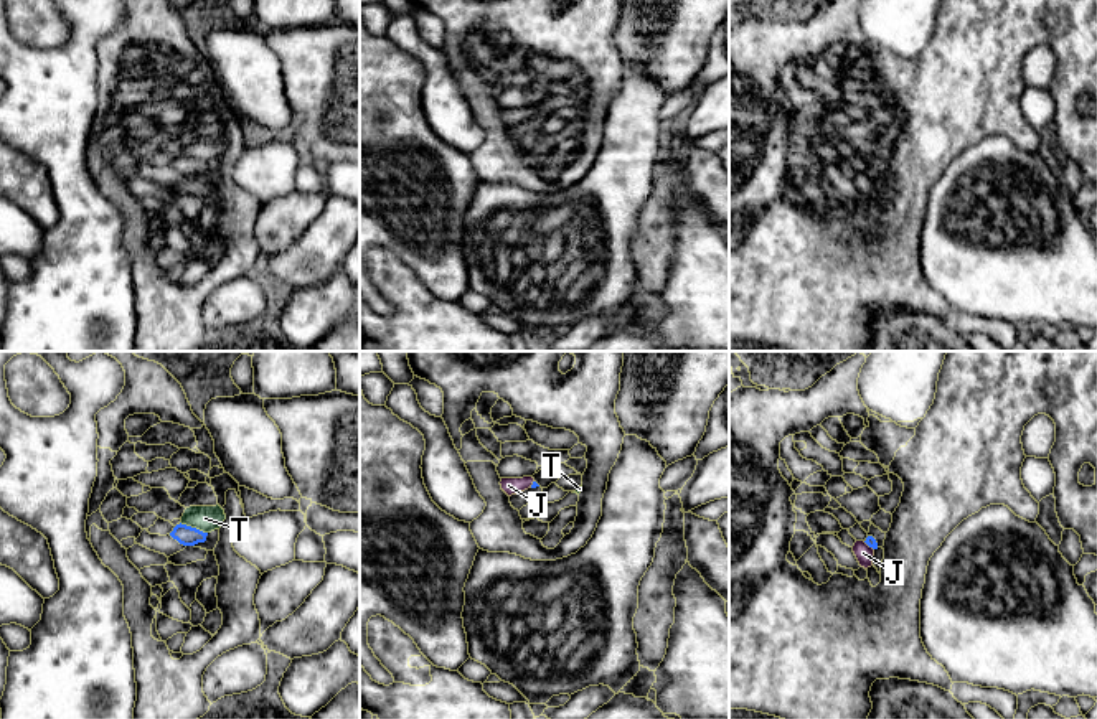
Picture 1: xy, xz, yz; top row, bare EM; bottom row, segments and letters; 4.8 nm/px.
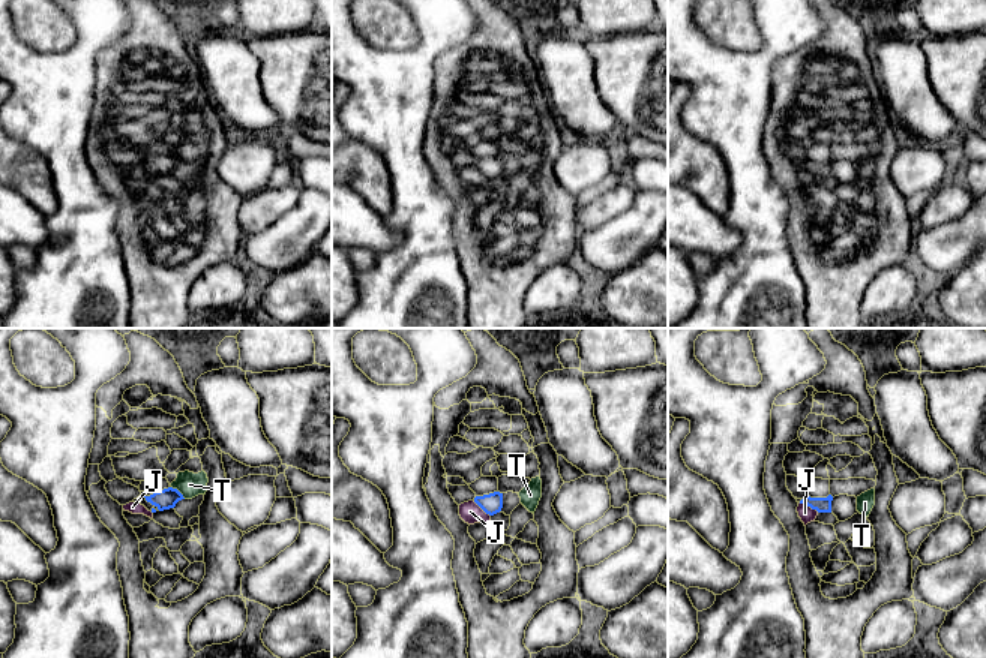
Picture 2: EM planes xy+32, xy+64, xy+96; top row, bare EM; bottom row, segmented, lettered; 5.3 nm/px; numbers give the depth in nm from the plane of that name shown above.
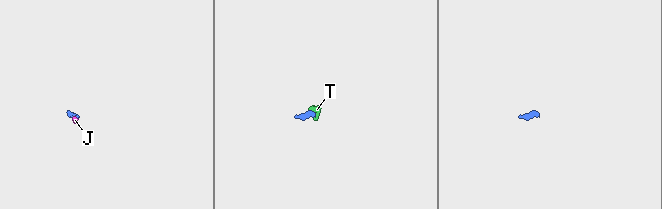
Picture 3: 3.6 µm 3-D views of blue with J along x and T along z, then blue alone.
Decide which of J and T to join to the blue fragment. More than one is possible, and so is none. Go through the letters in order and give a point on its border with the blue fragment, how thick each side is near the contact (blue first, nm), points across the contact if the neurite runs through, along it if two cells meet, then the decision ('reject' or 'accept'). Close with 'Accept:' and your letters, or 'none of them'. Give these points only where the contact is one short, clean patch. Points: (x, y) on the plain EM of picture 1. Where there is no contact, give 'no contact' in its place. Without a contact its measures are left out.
J: meets blue in yz at (868, 175); 50 nm thick on the blue side, 90 nm on the other; accept
T: meets blue in xy at (193, 159); 100 nm thick on the blue side, 130 nm on the other; accept
Accept: J, T

